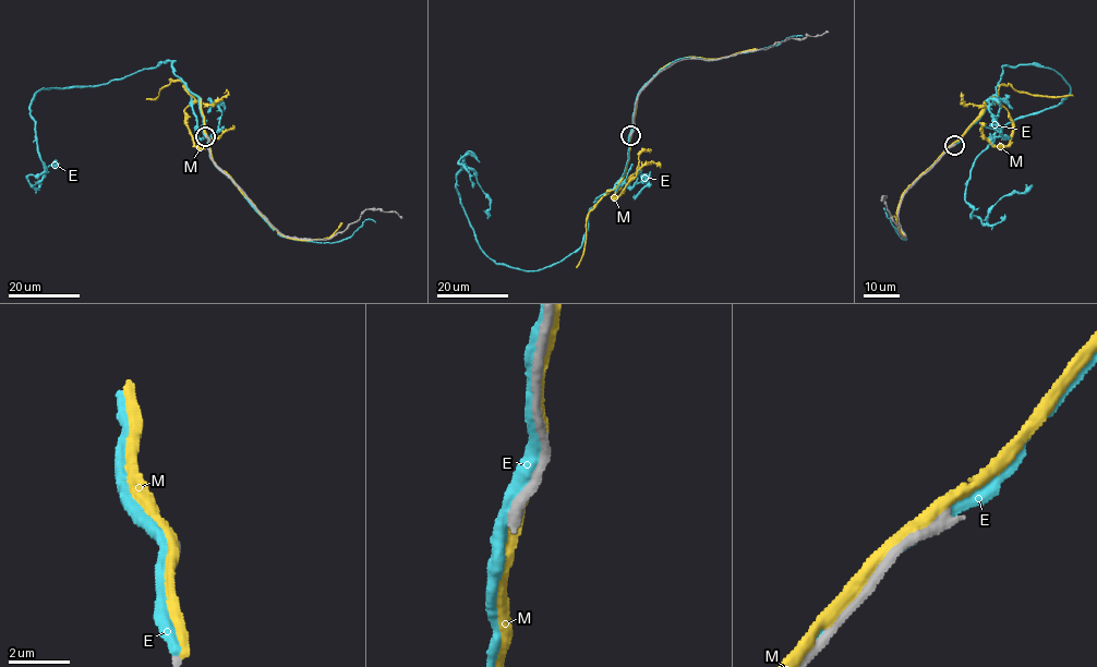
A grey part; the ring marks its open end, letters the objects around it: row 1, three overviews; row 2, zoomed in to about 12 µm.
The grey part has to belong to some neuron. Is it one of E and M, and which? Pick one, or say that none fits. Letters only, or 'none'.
none

